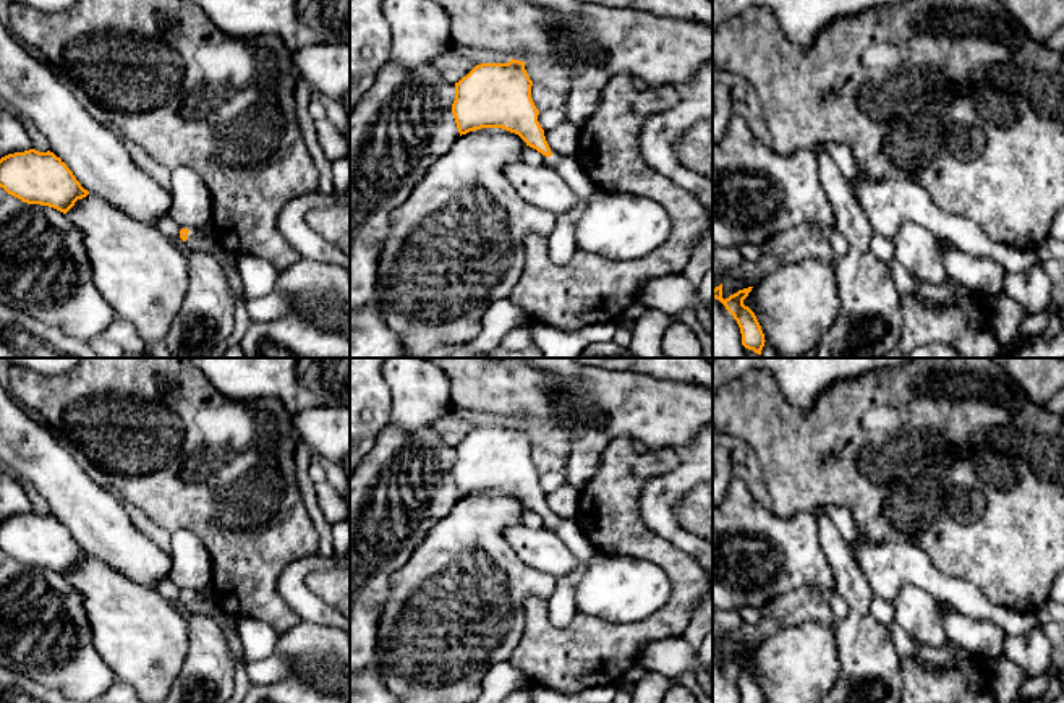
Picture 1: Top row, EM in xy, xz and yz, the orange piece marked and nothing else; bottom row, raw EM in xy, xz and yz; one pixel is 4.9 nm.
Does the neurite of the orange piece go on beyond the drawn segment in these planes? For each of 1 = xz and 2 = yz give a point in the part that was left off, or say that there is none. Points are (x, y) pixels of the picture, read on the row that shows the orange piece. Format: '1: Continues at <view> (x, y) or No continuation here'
1: No continuation here
2: No continuation here

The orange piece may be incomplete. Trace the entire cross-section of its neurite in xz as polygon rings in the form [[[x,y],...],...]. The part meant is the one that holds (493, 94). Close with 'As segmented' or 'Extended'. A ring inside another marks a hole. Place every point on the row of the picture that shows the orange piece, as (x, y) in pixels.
[[[512,58],[509,63],[476,65],[455,83],[452,113],[460,136],[481,128],[502,128],[551,157],[531,86],[525,62]]]. As segmented

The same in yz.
[[[722,283],[713,290],[713,298],[719,300],[726,309],[734,316],[740,327],[742,345],[755,353],[761,355],[764,347],[764,334],[755,316],[755,313],[743,305],[743,300],[748,296],[753,287],[738,290],[729,298],[722,298]]]. As segmented

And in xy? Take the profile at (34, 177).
[[[36,149],[0,159],[0,188],[23,202],[49,206],[63,214],[89,194],[60,157]]]. As segmented

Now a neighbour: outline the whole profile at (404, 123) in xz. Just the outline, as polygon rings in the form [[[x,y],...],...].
[[[389,62],[350,113],[350,311],[374,300],[377,259],[390,233],[392,211],[460,136],[452,113],[453,100],[455,84],[442,76],[436,62],[408,68]]]

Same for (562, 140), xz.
[[[568,120],[555,128],[544,131],[551,152],[555,156],[575,156],[580,136],[580,126]]]

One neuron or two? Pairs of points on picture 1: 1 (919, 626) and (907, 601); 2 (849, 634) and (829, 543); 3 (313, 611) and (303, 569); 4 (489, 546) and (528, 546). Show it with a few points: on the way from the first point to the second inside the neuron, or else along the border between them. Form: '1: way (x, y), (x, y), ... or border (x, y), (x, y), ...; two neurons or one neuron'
1: way (919, 619), (914, 608); one neuron
2: way (857, 611), (857, 592), (844, 566); one neuron
3: way (303, 601), (300, 598), (300, 579); one neuron
4: border (509, 525), (507, 543), (523, 561), (541, 570); two neurons

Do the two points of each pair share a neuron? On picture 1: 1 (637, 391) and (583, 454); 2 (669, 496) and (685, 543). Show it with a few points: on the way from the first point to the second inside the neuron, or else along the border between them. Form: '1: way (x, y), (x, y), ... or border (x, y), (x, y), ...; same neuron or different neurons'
1: way (621, 407), (614, 413), (609, 428), (600, 438); same neuron
2: way (668, 507), (668, 525), (674, 532); same neuron

